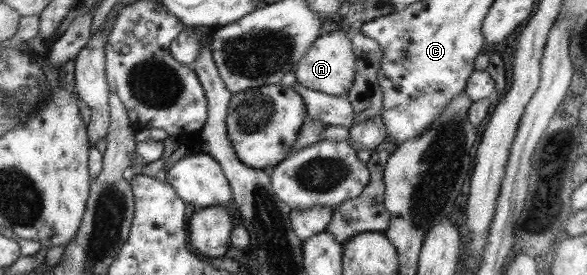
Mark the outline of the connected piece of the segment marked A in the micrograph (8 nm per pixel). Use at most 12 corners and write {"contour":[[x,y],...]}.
{"contour":[[321,32],[296,63],[295,83],[346,96],[355,73],[347,33]]}

